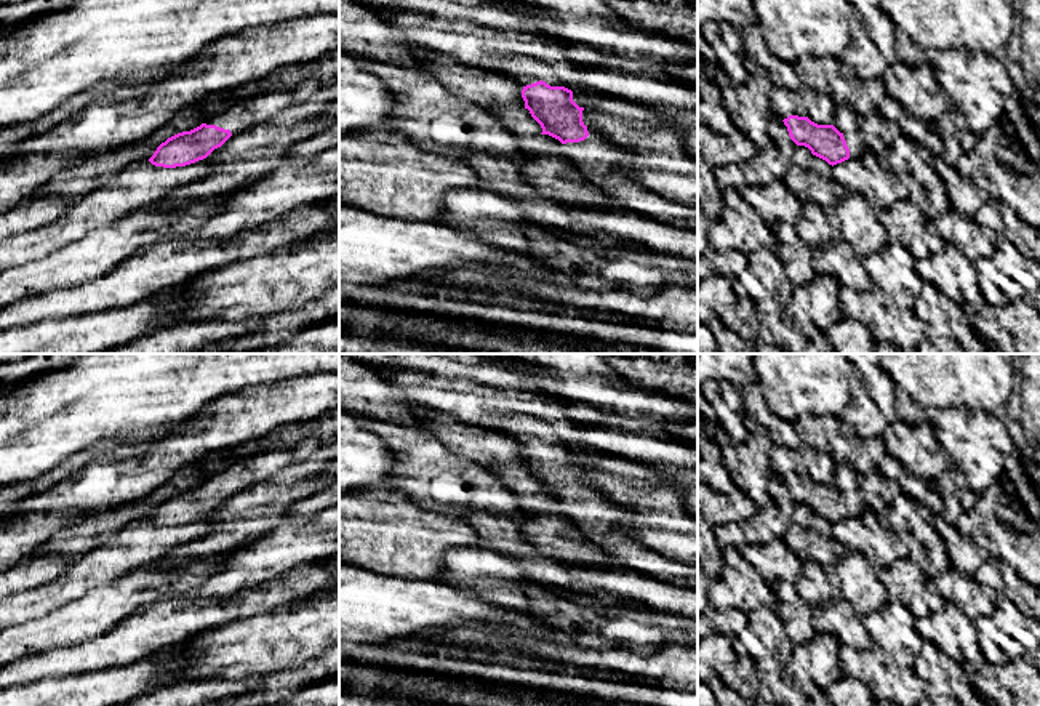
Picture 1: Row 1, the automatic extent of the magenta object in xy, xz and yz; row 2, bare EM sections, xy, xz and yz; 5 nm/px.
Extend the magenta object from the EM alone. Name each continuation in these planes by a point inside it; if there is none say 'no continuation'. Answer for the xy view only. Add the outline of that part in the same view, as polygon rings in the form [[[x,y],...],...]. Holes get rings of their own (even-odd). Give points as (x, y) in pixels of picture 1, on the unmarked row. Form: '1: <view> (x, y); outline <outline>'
1: xy (232, 477); outline [[[226,464],[222,469],[208,474],[205,482],[229,488],[234,495],[248,488],[253,483],[253,479],[246,471],[234,464]]]

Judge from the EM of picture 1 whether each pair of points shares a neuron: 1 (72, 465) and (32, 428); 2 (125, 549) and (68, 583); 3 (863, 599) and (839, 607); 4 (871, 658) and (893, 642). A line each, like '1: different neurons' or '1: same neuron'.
1: different neurons
2: same neuron
3: different neurons
4: different neurons

